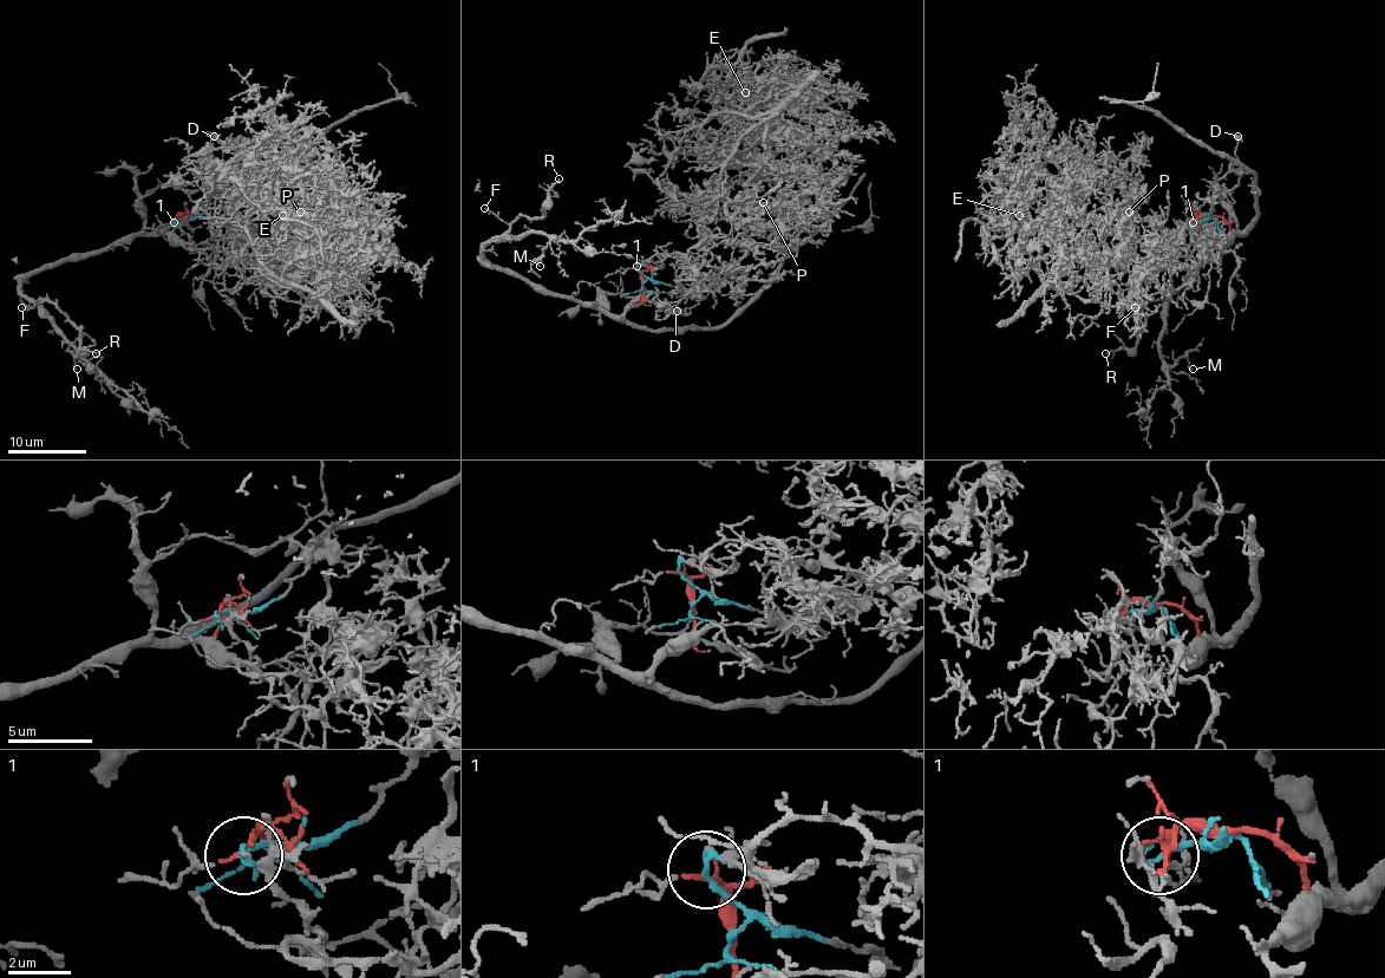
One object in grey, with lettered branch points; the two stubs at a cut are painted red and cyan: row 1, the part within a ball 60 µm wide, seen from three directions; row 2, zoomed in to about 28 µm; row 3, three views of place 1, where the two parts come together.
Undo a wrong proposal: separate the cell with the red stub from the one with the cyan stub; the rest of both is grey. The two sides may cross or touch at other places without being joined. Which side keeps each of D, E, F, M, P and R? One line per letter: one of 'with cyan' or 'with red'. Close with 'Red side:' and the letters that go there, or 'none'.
D: with red
E: with cyan
F: with red
M: with red
P: with cyan
R: with red
Red side: D, F, M, R

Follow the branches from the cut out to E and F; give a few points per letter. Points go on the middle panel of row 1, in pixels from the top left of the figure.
E: (642, 284), (654, 254), (699, 262), (719, 200), (820, 131), (796, 99), (744, 91)
F: (642, 284), (642, 298), (619, 315), (534, 289), (483, 256), (487, 245), (509, 229), (485, 208)

